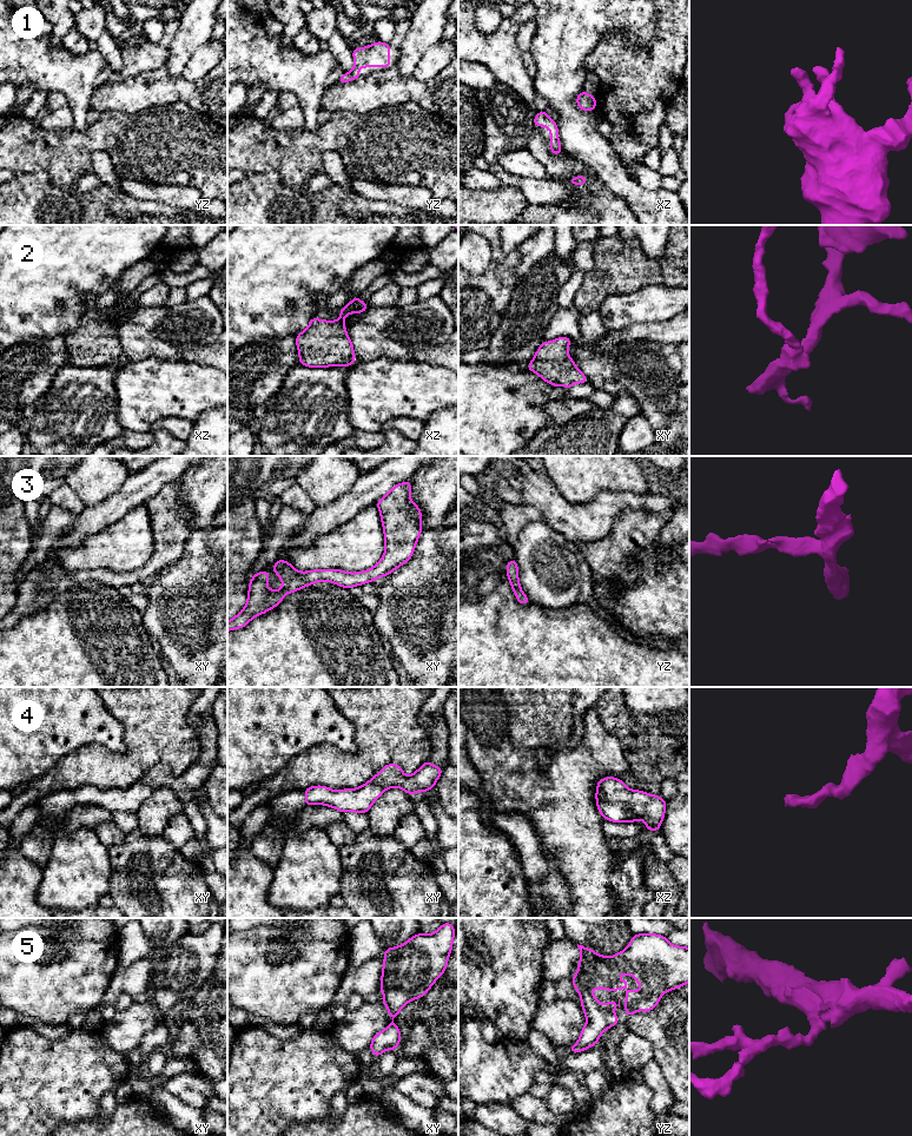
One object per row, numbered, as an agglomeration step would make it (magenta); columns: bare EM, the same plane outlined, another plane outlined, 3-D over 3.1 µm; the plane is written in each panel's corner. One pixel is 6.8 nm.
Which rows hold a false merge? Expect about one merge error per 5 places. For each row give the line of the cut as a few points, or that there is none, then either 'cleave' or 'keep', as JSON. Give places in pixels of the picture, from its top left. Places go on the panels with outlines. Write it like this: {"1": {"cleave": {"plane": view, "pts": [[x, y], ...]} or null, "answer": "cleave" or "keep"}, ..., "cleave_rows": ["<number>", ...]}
{"1": {"cleave": null, "answer": "keep"}, "2": {"cleave": null, "answer": "keep"}, "3": {"cleave": null, "answer": "keep"}, "4": {"cleave": null, "answer": "keep"}, "5": {"cleave": null, "answer": "keep"}, "cleave_rows": []}

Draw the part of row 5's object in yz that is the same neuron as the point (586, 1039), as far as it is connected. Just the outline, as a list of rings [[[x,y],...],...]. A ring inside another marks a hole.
[[[634,934],[629,945],[612,957],[599,955],[583,945],[577,944],[577,947],[581,959],[571,983],[581,997],[587,1023],[569,1052],[581,1052],[594,1046],[604,1030],[619,1023],[614,1013],[616,1000],[613,998],[609,1004],[601,1004],[590,989],[619,991],[630,983],[620,980],[617,973],[633,975],[635,983],[645,988],[624,990],[626,1015],[630,1017],[639,1010],[649,1012],[663,993],[689,982],[689,947],[675,946],[661,934]]]

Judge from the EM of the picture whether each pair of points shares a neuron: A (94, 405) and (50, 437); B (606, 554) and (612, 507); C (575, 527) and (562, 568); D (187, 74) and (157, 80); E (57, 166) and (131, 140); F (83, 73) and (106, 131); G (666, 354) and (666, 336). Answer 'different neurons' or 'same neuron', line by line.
A: same neuron
B: different neurons
C: different neurons
D: different neurons
E: same neuron
F: different neurons
G: different neurons

